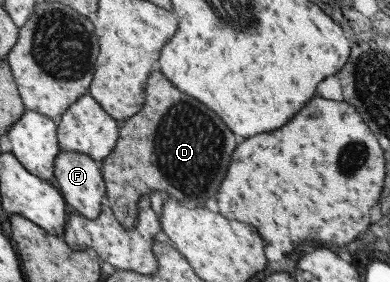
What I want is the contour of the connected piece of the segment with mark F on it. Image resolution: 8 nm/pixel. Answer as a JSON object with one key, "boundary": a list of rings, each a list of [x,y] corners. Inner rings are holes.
{"boundary":[[[60,150],[53,158],[53,184],[59,190],[69,210],[83,215],[87,219],[95,219],[101,204],[105,200],[105,185],[99,163],[91,157],[77,151]]]}

